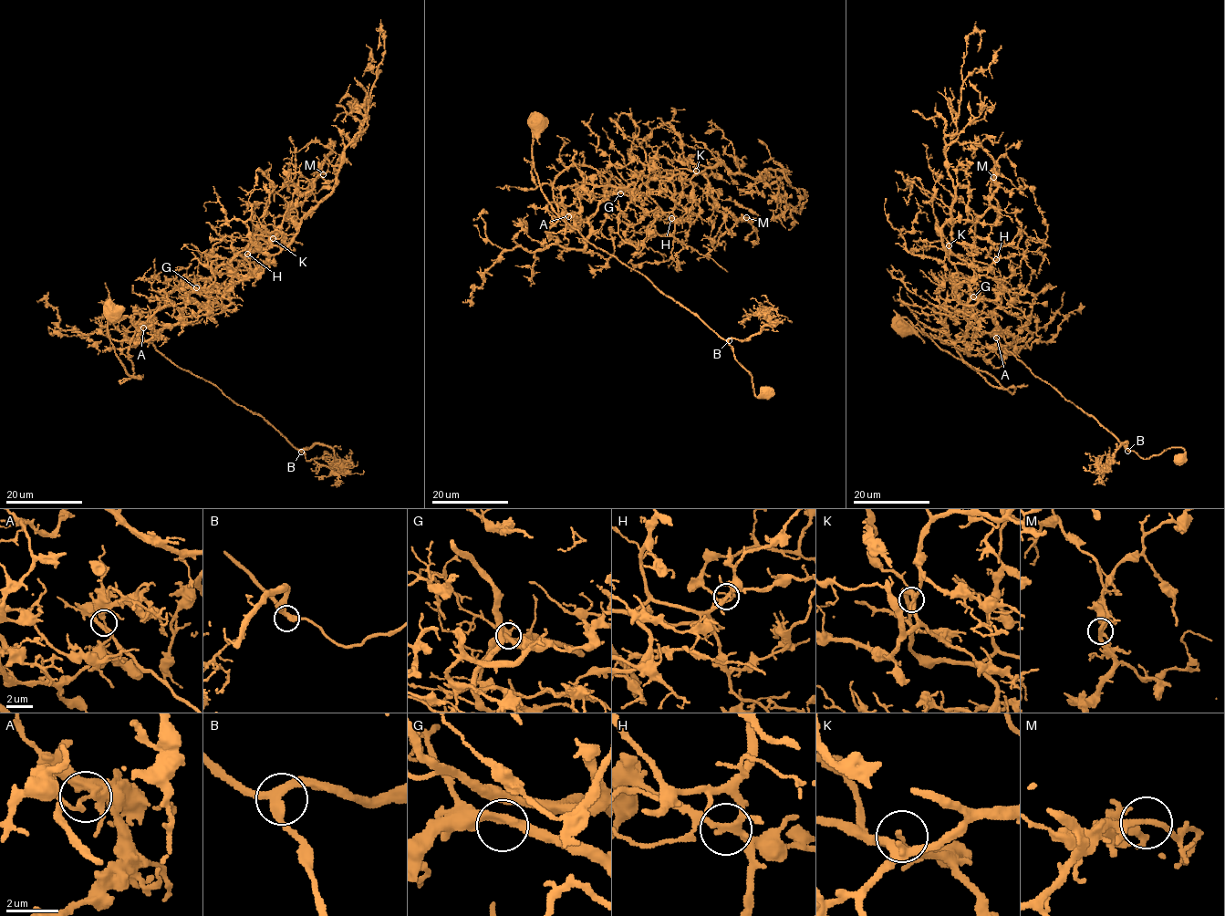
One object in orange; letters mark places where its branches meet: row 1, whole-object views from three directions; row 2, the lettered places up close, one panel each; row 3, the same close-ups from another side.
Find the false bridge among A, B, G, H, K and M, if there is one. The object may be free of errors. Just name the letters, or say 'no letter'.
A

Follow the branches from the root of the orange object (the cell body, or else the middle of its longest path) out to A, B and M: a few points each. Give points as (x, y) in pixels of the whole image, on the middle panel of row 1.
A: (537, 125), (534, 171), (559, 219), (553, 183), (571, 164), (623, 191), (634, 183), (565, 186), (568, 215)
B: (537, 125), (534, 171), (559, 219), (553, 183), (571, 164), (634, 183), (565, 186), (565, 219), (729, 340)
M: (537, 125), (534, 171), (559, 219), (553, 183), (571, 164), (638, 190), (690, 169), (719, 211), (747, 217)

